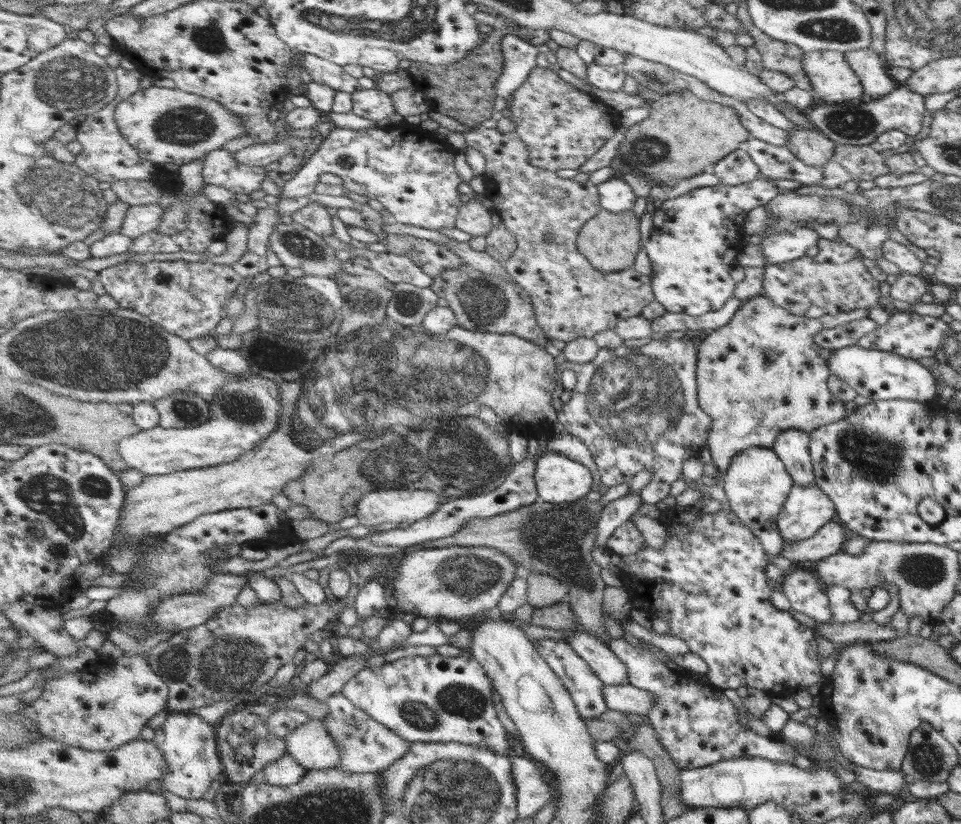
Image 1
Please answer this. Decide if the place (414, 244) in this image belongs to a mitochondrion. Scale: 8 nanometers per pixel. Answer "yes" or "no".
no

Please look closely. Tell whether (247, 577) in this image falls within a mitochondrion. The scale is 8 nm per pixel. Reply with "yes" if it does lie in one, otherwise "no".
no

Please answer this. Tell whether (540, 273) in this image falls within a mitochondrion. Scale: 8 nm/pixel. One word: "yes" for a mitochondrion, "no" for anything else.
no

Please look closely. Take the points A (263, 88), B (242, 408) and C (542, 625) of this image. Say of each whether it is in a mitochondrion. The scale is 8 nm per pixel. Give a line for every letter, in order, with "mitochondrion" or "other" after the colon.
A: other
B: mitochondrion
C: other

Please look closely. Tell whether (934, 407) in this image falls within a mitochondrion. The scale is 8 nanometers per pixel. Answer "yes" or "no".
no

